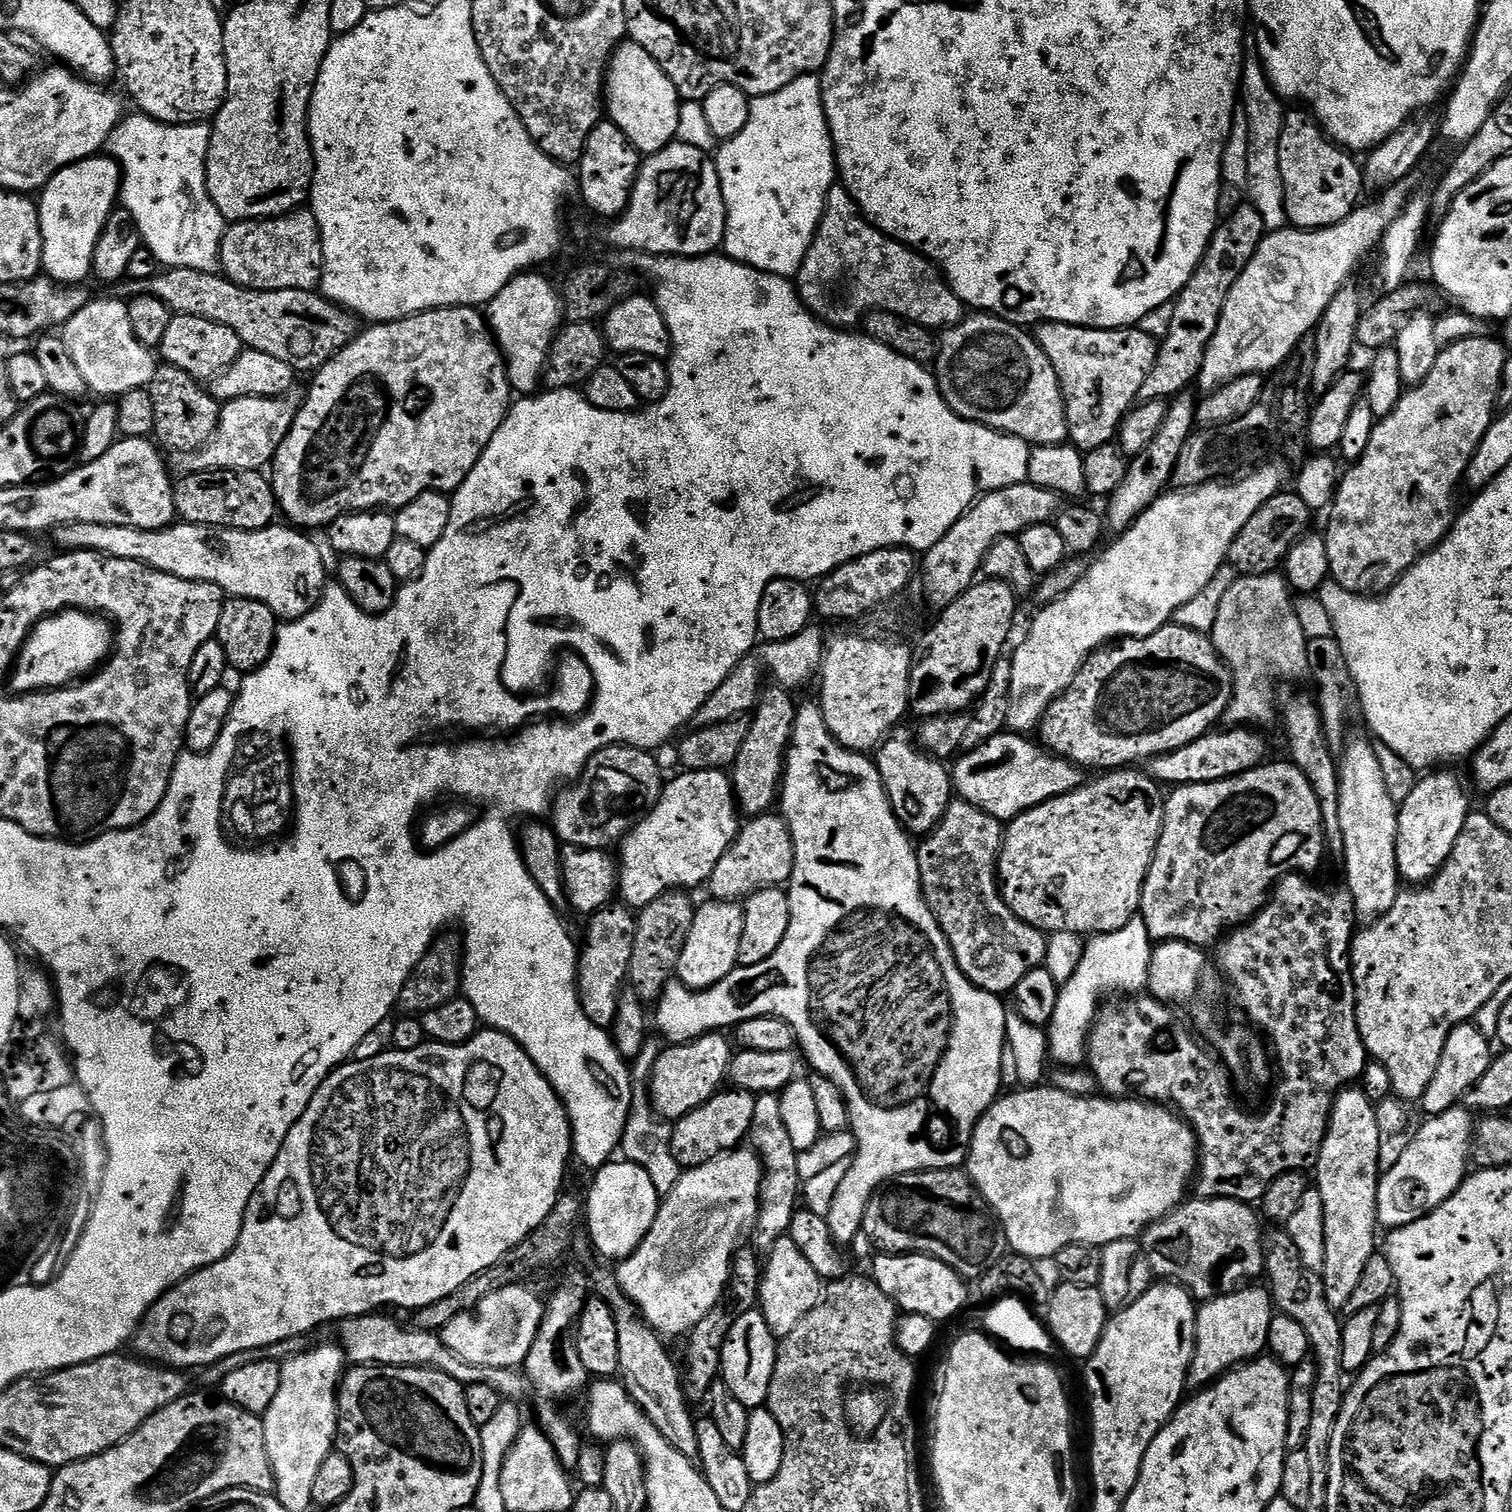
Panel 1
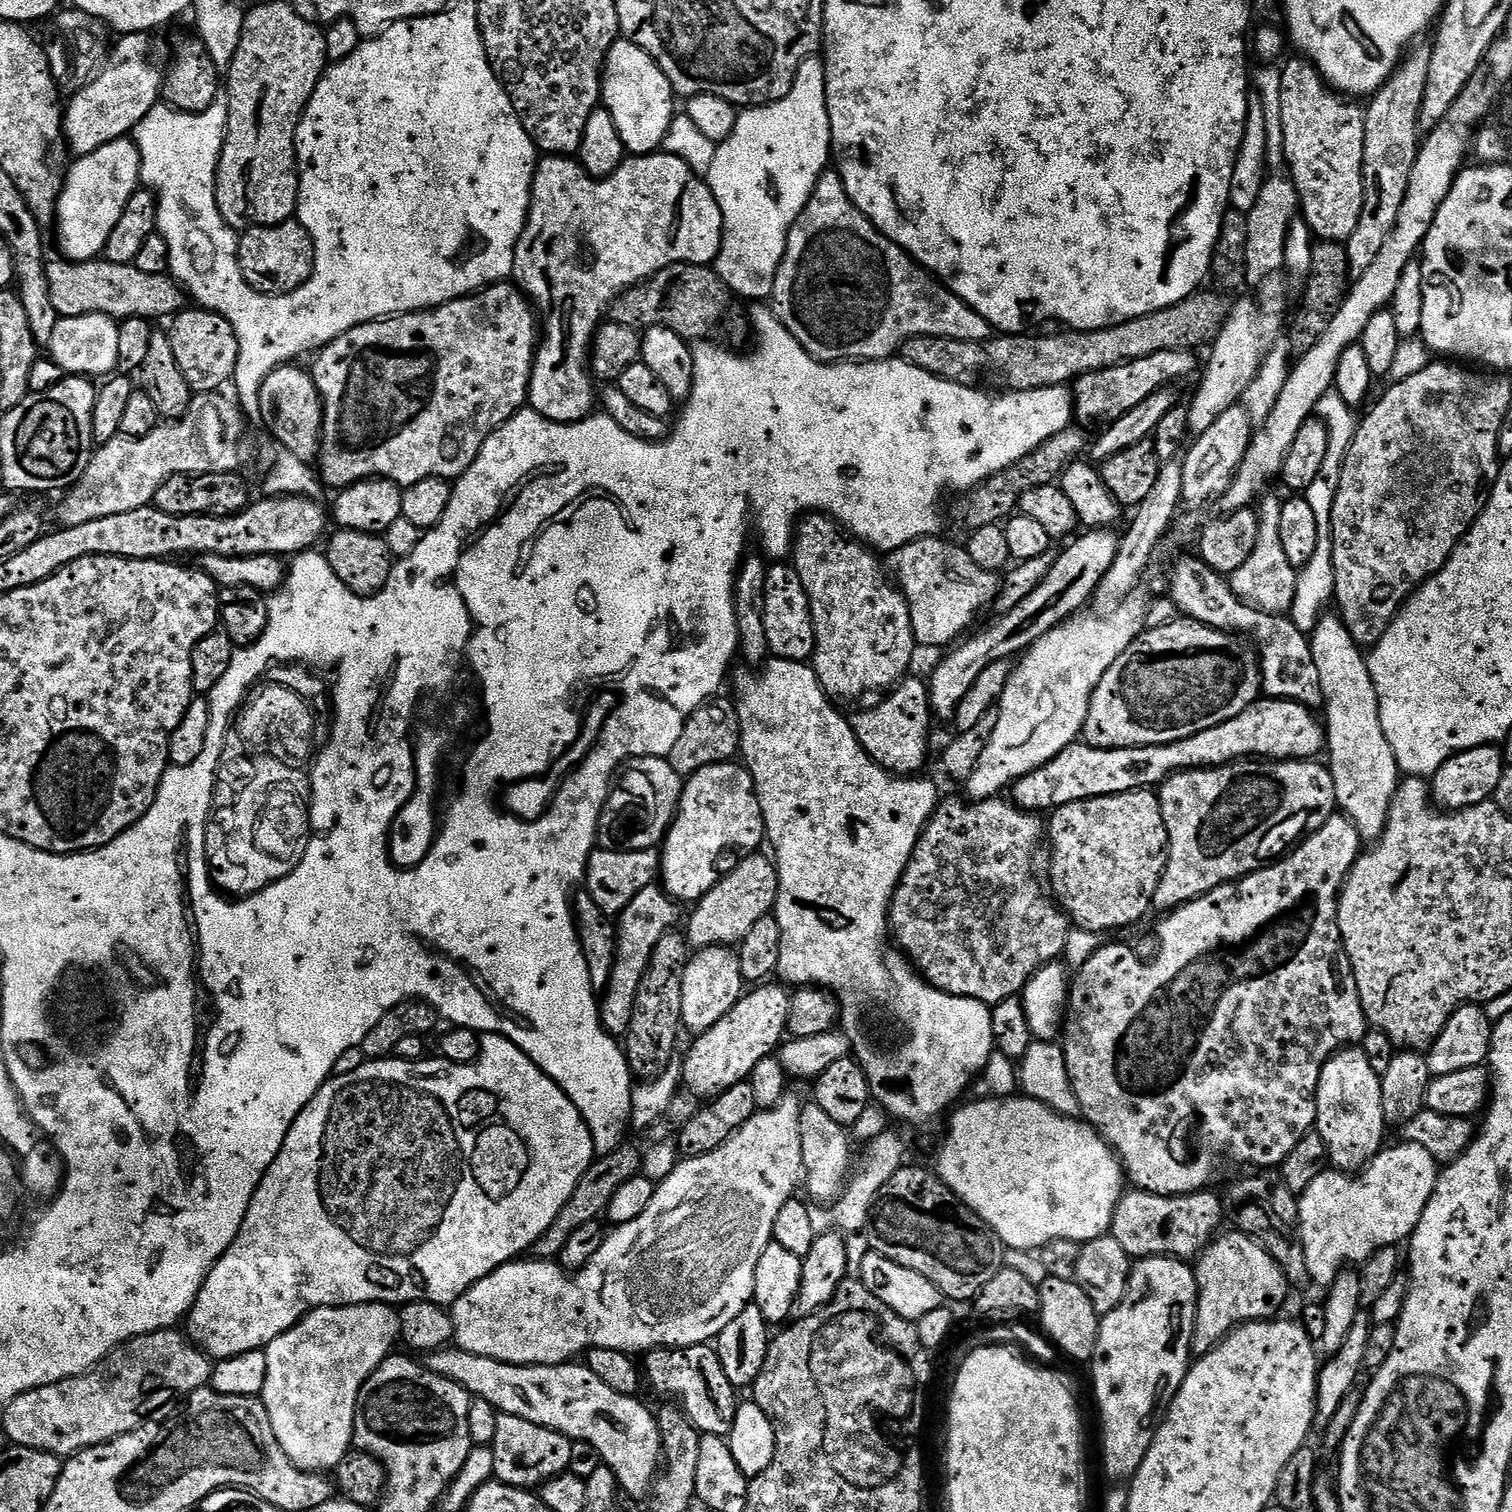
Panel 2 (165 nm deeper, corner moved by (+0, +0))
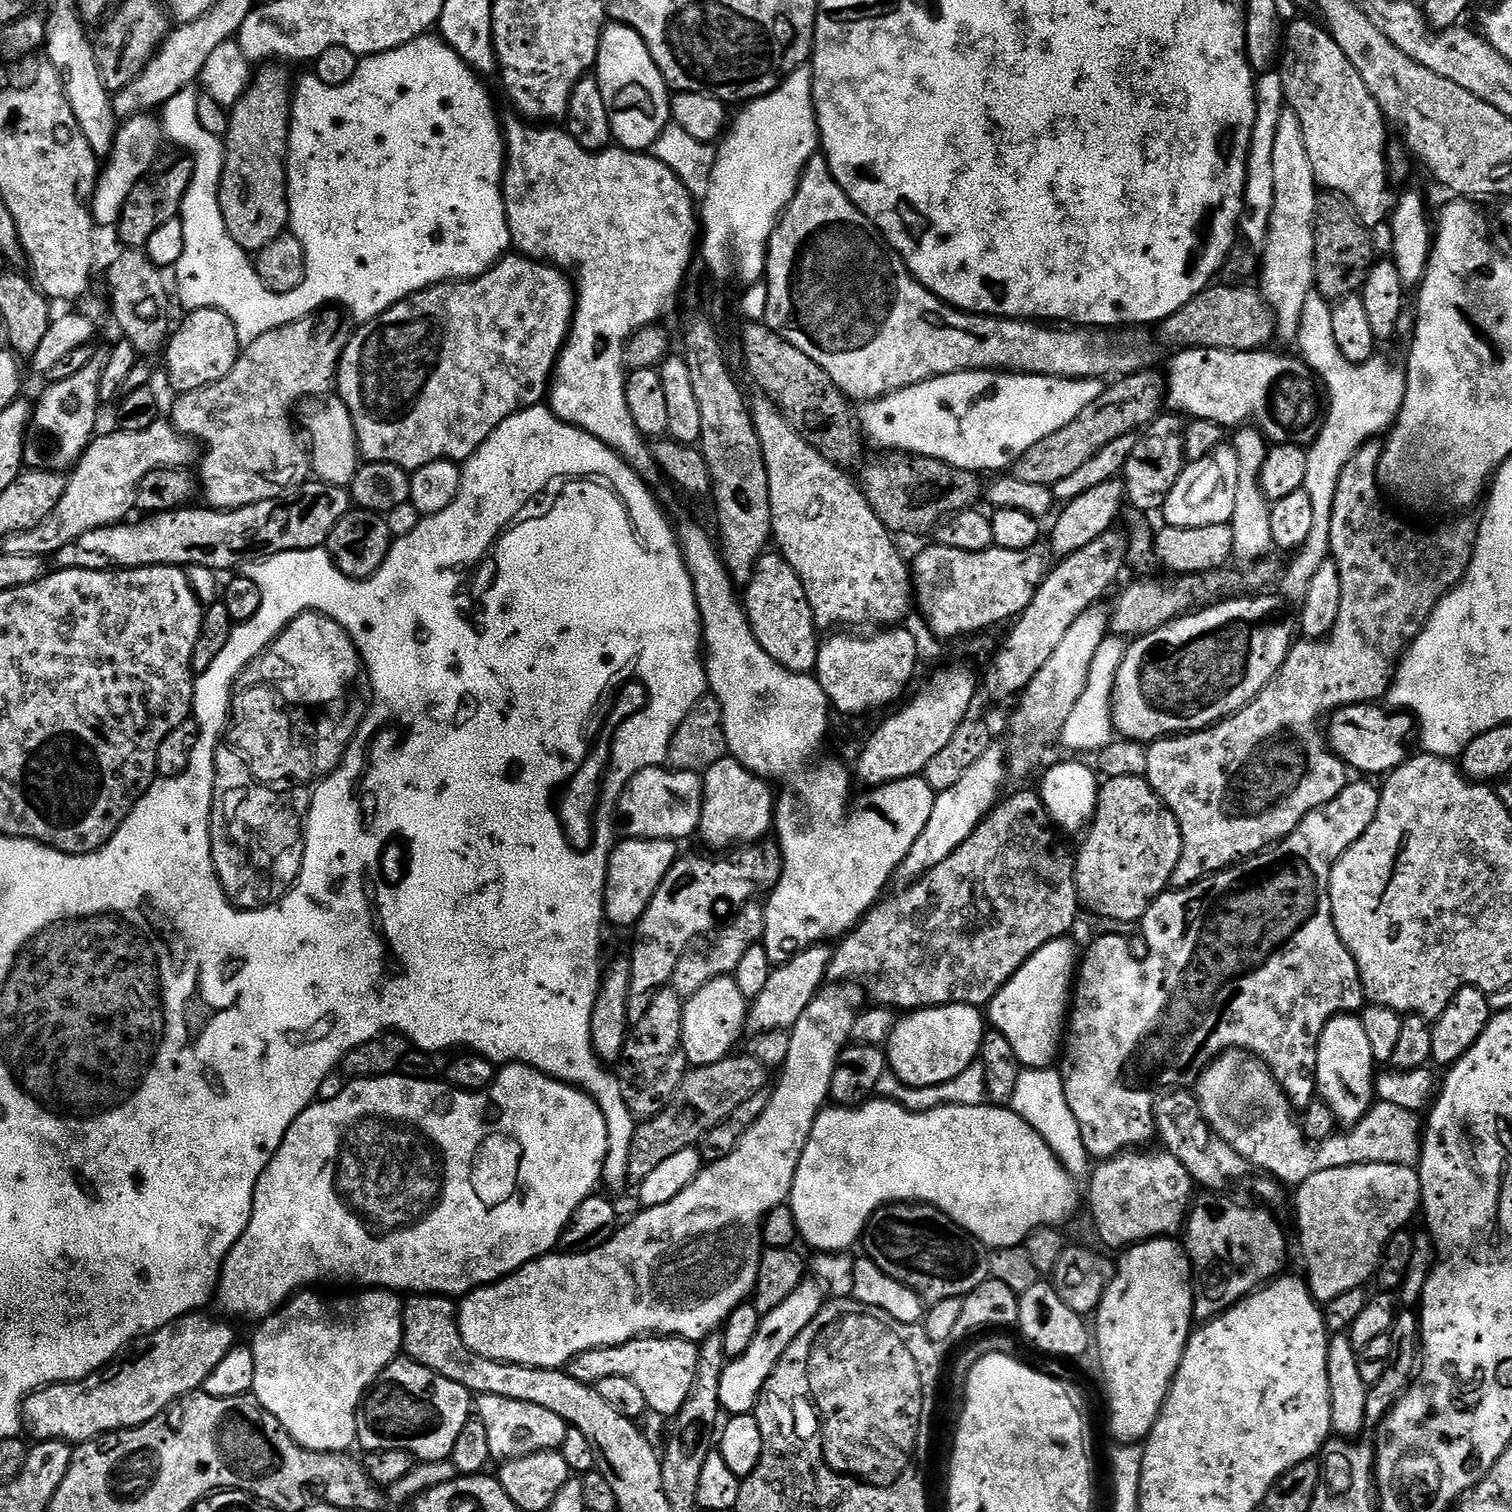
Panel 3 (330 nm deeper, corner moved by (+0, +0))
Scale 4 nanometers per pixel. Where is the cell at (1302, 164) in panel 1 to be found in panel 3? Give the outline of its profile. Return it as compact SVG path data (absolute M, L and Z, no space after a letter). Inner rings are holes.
M1296 20L1287 25L1278 71L1287 107L1292 108L1294 114L1298 114L1298 122L1302 122L1306 154L1310 154L1317 185L1343 197L1356 219L1365 228L1375 230L1383 220L1385 223L1389 219L1394 204L1394 196L1388 193L1386 145L1390 137L1384 129L1386 113L1370 98L1366 82L1362 82L1358 70L1350 66L1350 58L1342 54L1327 27L1320 25L1319 28L1312 20Z

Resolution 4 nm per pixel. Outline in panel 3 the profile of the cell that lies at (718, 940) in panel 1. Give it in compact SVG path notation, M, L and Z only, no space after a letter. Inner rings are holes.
M732 976L714 978L714 982L706 982L702 990L687 997L682 1018L682 1046L689 1065L705 1068L729 1055L740 1035L745 1035L749 1007L750 1001L738 990L738 982Z

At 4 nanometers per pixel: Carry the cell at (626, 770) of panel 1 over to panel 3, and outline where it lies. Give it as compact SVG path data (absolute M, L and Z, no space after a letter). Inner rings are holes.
M668 766L643 768L624 787L617 804L616 820L627 839L683 842L687 836L697 835L704 805L704 781L697 773L678 772Z

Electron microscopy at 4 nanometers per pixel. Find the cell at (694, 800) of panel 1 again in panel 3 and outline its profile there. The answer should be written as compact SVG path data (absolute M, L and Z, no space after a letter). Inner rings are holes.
M725 758L714 762L703 773L704 805L698 829L699 839L704 839L712 850L731 850L737 846L763 841L764 835L774 828L776 802L774 788L762 776L755 776L737 760ZM773 788L773 792L772 792Z

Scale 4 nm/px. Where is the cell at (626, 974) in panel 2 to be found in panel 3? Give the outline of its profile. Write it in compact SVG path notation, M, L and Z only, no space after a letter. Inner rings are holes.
M771 843L737 846L727 854L713 855L716 856L713 860L708 856L684 855L677 859L634 929L636 941L630 951L629 1025L642 1022L646 1010L650 1010L650 1002L654 1002L654 994L671 985L678 958L682 958L694 941L709 935L721 922L727 922L737 912L747 909L756 895L767 897L779 882L784 859L779 843Z

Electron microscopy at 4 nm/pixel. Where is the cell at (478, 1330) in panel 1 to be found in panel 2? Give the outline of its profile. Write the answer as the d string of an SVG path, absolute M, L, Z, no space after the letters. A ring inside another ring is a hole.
M792 1094L785 1095L779 1104L775 1104L773 1108L765 1108L757 1111L755 1116L750 1118L750 1122L746 1122L746 1126L742 1126L742 1130L734 1133L724 1145L718 1150L714 1150L710 1154L702 1154L698 1158L690 1158L689 1160L681 1159L675 1170L669 1174L665 1180L655 1185L655 1192L650 1198L650 1204L642 1211L642 1214L634 1218L633 1221L625 1224L617 1224L605 1235L602 1242L602 1250L598 1250L598 1254L594 1254L594 1258L590 1258L590 1262L585 1268L579 1272L569 1275L559 1263L550 1260L537 1260L535 1258L516 1258L511 1262L503 1264L500 1268L496 1268L486 1278L482 1278L474 1286L470 1286L470 1290L466 1290L466 1294L462 1294L450 1306L452 1312L452 1324L450 1320L450 1328L456 1331L455 1343L459 1347L465 1348L470 1354L482 1354L486 1358L494 1358L498 1362L506 1362L507 1364L566 1364L569 1363L579 1352L587 1353L593 1348L609 1348L610 1350L618 1350L619 1352L627 1352L629 1354L647 1354L654 1348L688 1348L691 1344L708 1344L715 1341L722 1330L726 1330L726 1326L730 1326L730 1322L734 1322L734 1318L738 1318L738 1314L742 1314L744 1307L753 1303L752 1295L754 1294L754 1270L758 1270L758 1258L762 1258L762 1250L766 1250L766 1246L773 1243L772 1231L774 1230L774 1222L778 1218L778 1210L782 1210L782 1206L786 1206L786 1202L793 1199L797 1195L796 1187L801 1187L802 1177L805 1175L804 1159L802 1158L802 1122L800 1121L800 1112L802 1109L801 1101L796 1101Z

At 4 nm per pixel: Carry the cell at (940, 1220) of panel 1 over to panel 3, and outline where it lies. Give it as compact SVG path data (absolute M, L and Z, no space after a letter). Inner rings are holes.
M889 1204L887 1208L880 1208L868 1220L868 1227L864 1229L862 1237L862 1248L866 1251L867 1259L882 1269L886 1274L890 1274L890 1278L894 1278L898 1282L902 1282L902 1286L910 1286L910 1290L914 1290L920 1295L921 1300L929 1305L936 1304L939 1300L946 1298L963 1298L969 1296L974 1290L978 1290L978 1286L982 1286L982 1282L986 1282L990 1278L988 1270L989 1249L978 1238L974 1238L962 1226L958 1226L945 1214L942 1210L938 1210L929 1204Z

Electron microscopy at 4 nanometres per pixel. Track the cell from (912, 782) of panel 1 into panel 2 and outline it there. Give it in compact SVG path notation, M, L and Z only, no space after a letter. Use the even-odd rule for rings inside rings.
M909 674L887 693L881 704L851 717L850 723L858 742L871 760L901 778L920 774L928 760L928 731L932 728L934 711L929 700L929 681Z

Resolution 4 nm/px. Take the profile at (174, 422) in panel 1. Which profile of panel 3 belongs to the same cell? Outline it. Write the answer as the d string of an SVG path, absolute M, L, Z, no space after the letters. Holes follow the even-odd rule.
M124 250L121 251L121 256L113 262L108 268L108 288L112 291L112 316L116 319L116 324L120 327L120 336L123 339L129 340L129 342L136 347L137 353L143 354L145 357L155 357L155 352L159 353L161 349L167 345L168 338L170 335L170 324L168 328L168 292L164 289L164 280L162 277L161 269L154 267L154 265L148 261L148 255L142 250Z

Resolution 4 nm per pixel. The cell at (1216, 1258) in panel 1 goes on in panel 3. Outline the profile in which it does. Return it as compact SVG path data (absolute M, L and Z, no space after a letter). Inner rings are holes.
M1125 1150L1118 1156L1097 1163L1091 1169L1092 1181L1088 1184L1088 1192L1086 1188L1086 1208L1088 1204L1092 1211L1092 1224L1096 1227L1101 1242L1108 1248L1124 1250L1134 1244L1143 1244L1145 1240L1175 1237L1187 1221L1194 1199L1194 1182L1186 1166L1182 1166L1182 1162L1178 1162L1178 1158L1174 1158L1169 1152L1148 1151L1152 1150Z

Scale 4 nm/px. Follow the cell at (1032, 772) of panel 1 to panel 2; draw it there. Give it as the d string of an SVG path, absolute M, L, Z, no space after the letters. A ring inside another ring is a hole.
M1257 698L1250 706L1246 706L1246 710L1242 710L1242 714L1238 714L1218 726L1210 726L1210 730L1190 734L1190 738L1182 738L1178 742L1147 744L1137 748L1095 748L1089 744L1077 742L1066 746L1066 750L1062 750L1053 760L1046 762L1040 769L1026 774L1012 784L1010 796L1015 804L1026 812L1048 814L1070 802L1089 800L1099 796L1113 796L1123 792L1152 790L1170 779L1176 772L1220 768L1224 764L1235 764L1249 758L1259 758L1264 762L1269 760L1311 760L1319 757L1319 752L1323 753L1326 748L1326 728L1321 717L1319 715L1316 717L1316 715L1317 713L1313 709L1293 700Z

